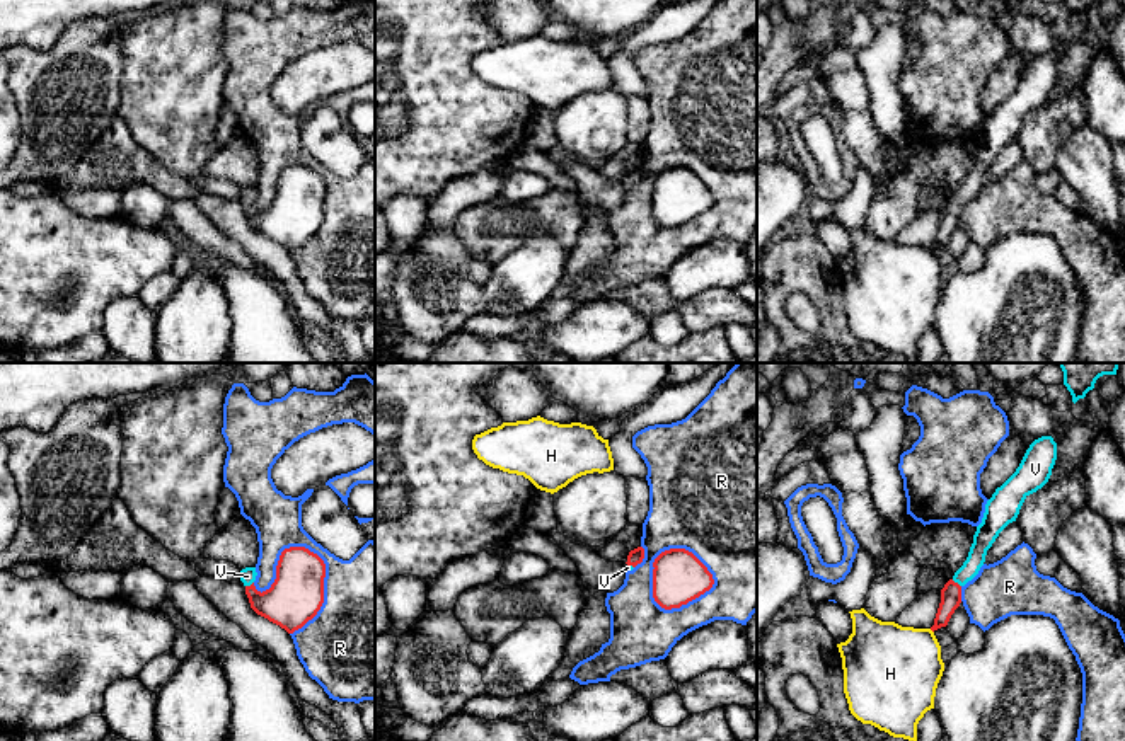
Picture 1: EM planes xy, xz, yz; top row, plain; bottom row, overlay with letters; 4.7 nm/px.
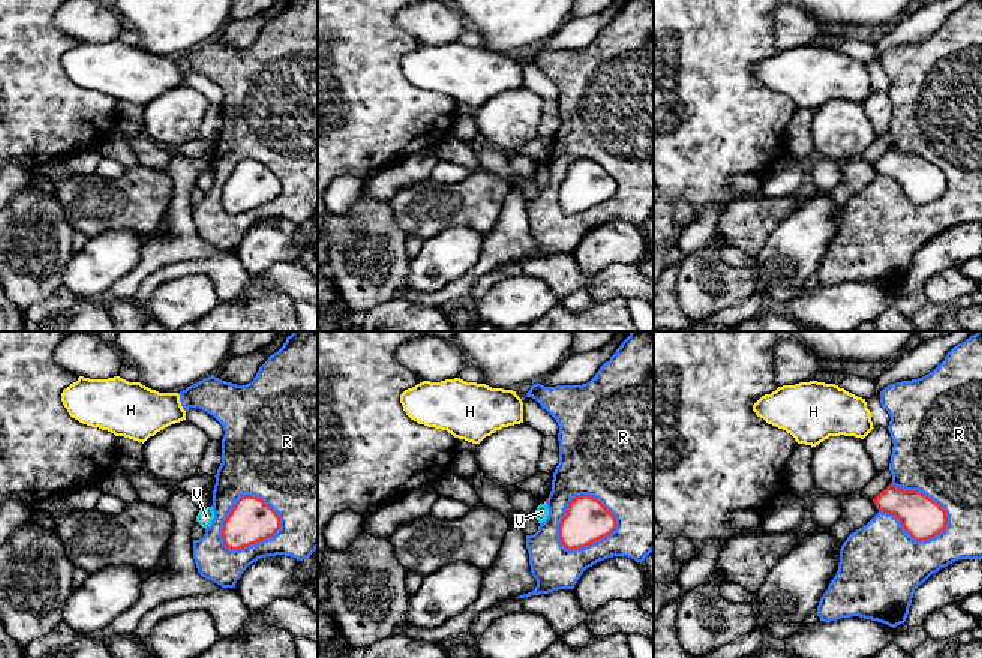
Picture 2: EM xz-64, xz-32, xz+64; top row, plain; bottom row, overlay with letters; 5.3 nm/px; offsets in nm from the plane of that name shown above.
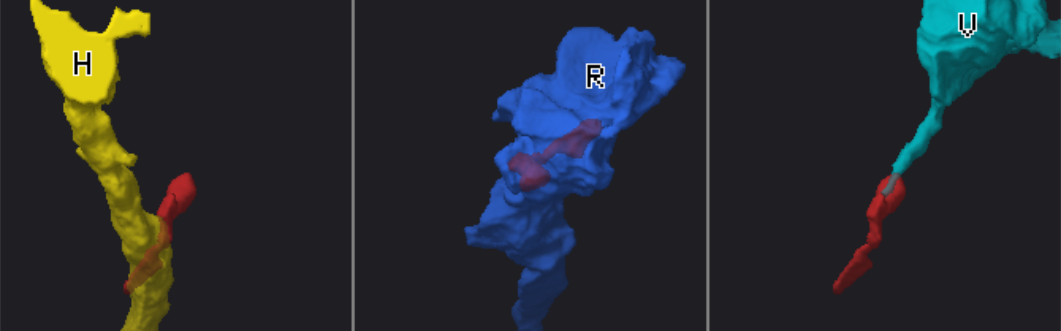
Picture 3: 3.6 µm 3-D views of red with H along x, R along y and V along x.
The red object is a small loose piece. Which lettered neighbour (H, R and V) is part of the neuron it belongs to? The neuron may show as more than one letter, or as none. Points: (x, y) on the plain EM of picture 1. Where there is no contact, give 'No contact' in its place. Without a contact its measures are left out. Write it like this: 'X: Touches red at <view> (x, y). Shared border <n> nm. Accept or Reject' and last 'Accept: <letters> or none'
H: No contact. Reject
R: Touches red at xy (323, 210). Shared border 420 nm. Reject
V: Touches red at yz (957, 201). Shared border 60 nm. Accept
Accept: V

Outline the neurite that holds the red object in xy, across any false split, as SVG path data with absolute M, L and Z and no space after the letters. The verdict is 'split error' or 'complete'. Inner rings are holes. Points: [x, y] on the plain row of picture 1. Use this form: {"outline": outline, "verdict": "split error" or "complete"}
{"outline": "M305 165L285 167L276 184L276 198L266 210L254 204L256 186L240 189L251 227L288 252L312 238L324 221L324 179Z", "verdict": "split error"}

